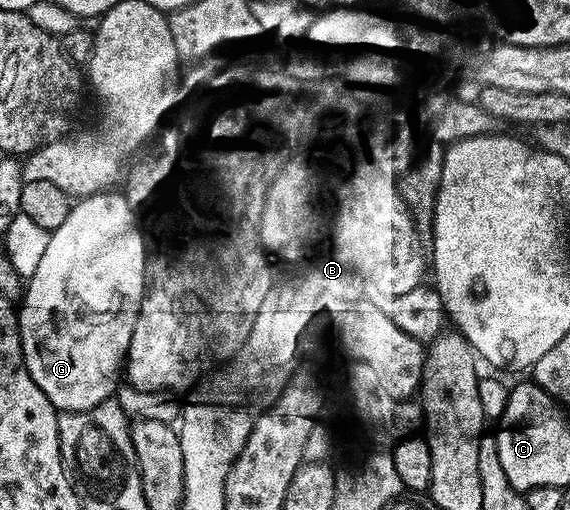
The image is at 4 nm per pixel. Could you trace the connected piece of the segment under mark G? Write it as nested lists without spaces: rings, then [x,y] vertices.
[[[102,192],[100,194],[86,194],[84,198],[74,201],[67,212],[67,220],[59,224],[59,228],[51,231],[47,240],[47,248],[43,248],[43,260],[39,260],[39,268],[35,268],[33,275],[27,279],[23,290],[23,301],[19,306],[17,326],[21,329],[21,351],[27,372],[31,380],[51,400],[51,404],[59,412],[82,413],[93,409],[108,398],[114,397],[123,374],[125,356],[129,352],[131,336],[135,332],[135,320],[141,311],[141,301],[145,298],[145,236],[143,227],[137,217],[137,212],[131,208],[121,192]]]

